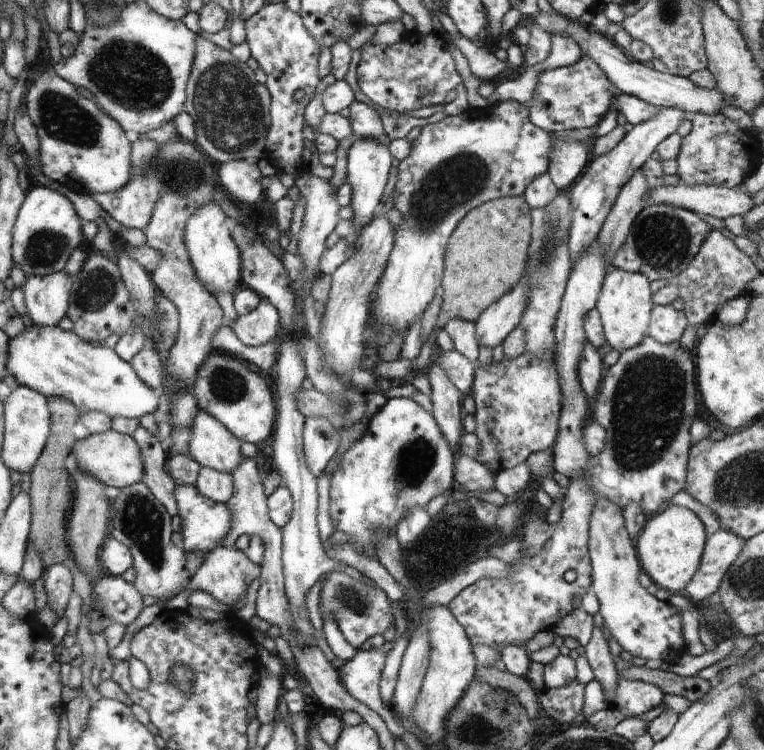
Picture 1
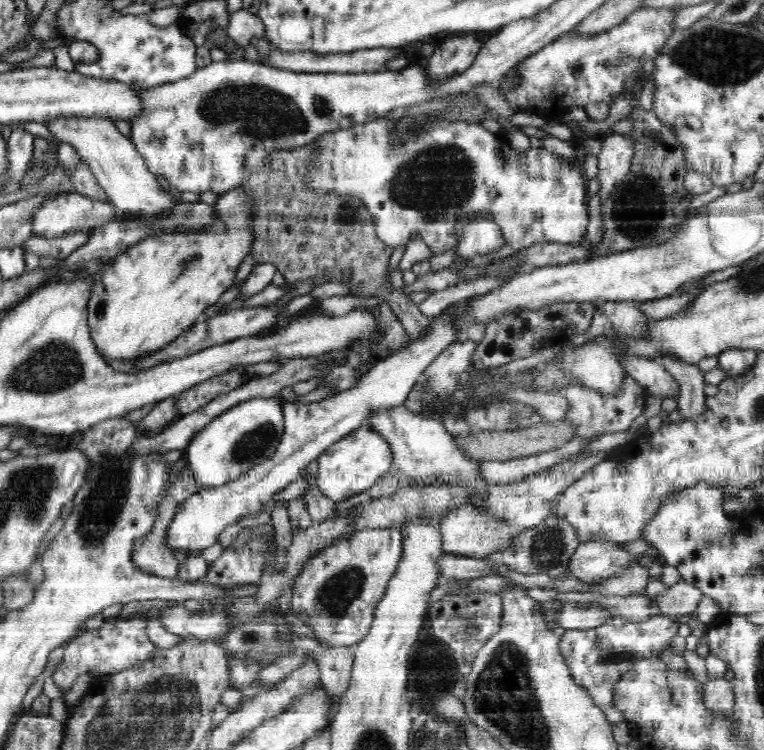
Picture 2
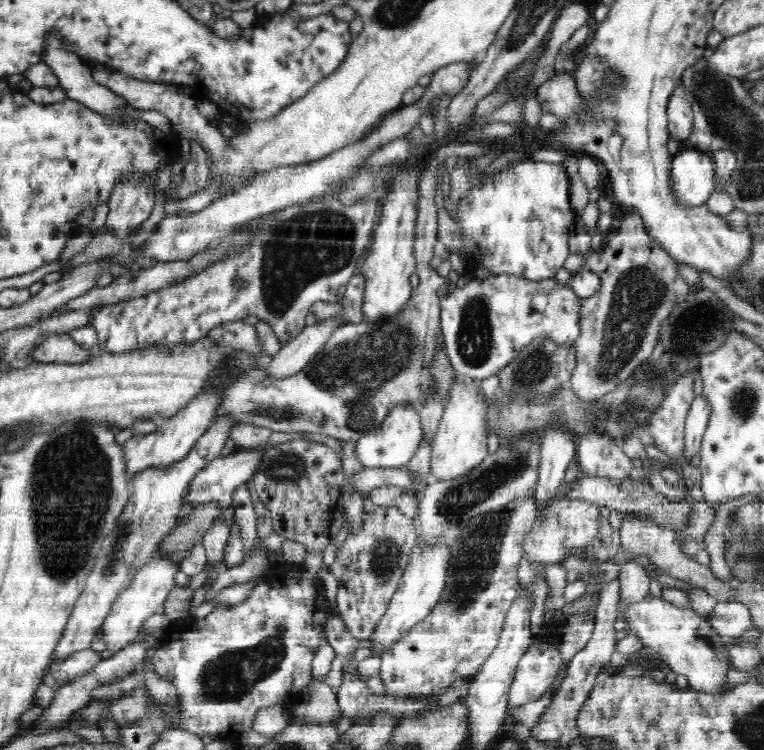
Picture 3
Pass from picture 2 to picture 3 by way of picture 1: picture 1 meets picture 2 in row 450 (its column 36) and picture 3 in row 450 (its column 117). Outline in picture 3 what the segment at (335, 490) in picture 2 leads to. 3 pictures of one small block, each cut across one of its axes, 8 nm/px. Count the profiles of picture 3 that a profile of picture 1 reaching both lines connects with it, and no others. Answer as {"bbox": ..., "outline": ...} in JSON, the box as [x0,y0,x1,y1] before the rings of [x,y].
{"bbox":[355,406,423,469],"outline":[[[398,406],[388,414],[380,428],[370,431],[355,441],[355,456],[359,464],[376,469],[400,469],[407,466],[407,462],[423,440],[423,430],[418,409],[411,406]]]}

